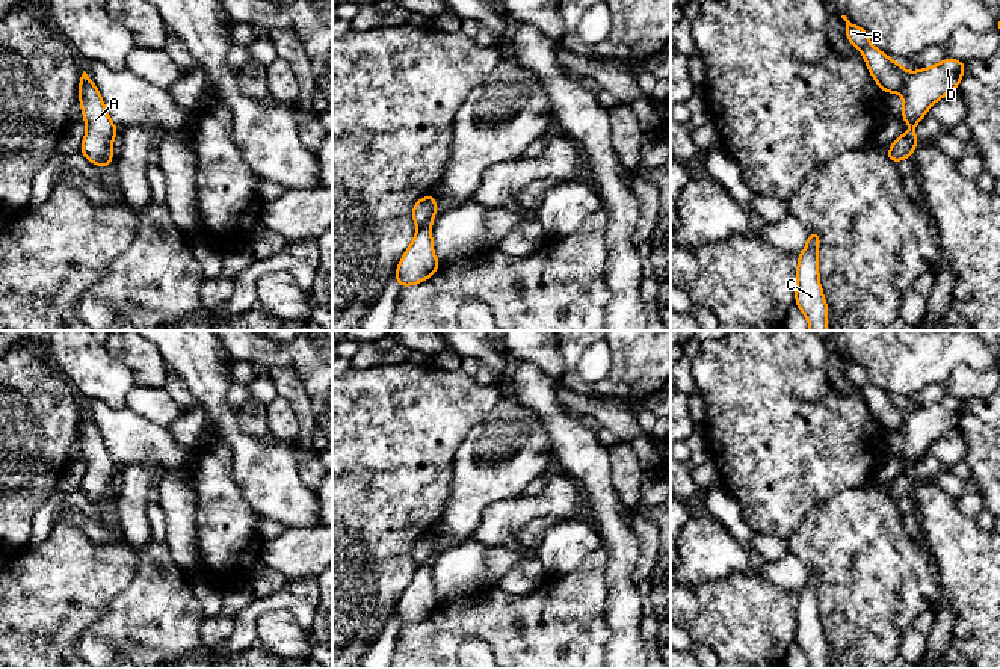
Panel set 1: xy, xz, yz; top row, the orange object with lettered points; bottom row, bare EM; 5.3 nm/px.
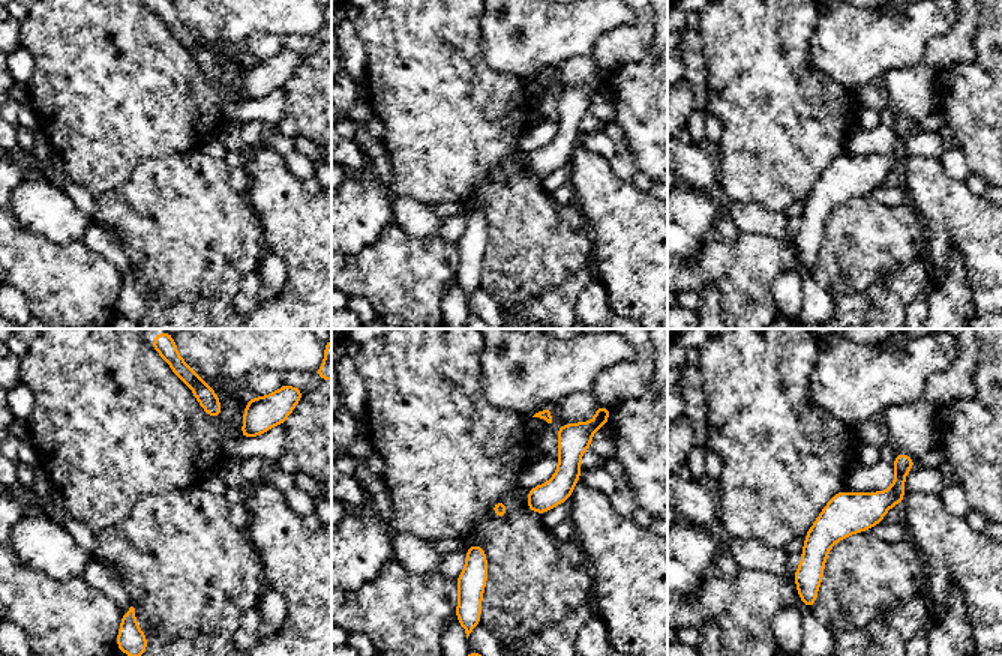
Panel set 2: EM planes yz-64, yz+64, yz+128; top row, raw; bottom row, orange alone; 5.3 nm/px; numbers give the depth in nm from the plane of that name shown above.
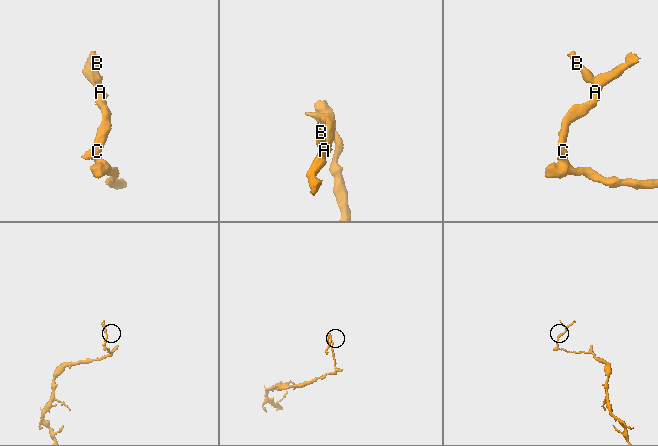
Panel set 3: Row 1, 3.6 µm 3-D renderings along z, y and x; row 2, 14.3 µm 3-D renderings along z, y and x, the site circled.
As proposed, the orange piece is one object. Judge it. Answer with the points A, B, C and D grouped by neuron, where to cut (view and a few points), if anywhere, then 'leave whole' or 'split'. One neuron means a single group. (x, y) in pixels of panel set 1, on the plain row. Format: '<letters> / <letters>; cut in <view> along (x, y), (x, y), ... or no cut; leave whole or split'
A C D / B; cut in yz along (907, 411), (899, 429); split

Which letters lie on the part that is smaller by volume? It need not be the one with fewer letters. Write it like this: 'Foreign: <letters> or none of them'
Foreign: B

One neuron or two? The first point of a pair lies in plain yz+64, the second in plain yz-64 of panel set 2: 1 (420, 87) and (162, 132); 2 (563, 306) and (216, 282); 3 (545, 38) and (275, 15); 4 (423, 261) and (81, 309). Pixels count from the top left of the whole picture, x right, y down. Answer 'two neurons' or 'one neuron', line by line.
1: one neuron
2: two neurons
3: one neuron
4: one neuron

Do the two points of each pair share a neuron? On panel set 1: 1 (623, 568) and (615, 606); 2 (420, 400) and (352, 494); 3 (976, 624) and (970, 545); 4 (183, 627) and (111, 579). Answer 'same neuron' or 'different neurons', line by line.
1: same neuron
2: same neuron
3: same neuron
4: different neurons

